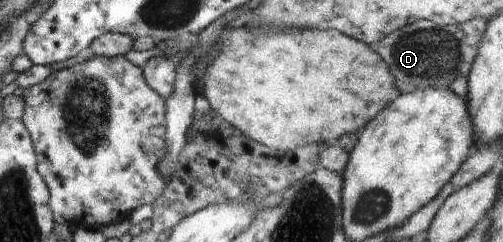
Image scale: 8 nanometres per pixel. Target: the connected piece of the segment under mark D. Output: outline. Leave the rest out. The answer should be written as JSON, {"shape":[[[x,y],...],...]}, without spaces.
{"shape":[[[473,18],[462,24],[442,27],[430,20],[416,20],[391,32],[372,46],[386,64],[400,93],[411,93],[418,88],[449,88],[453,80],[468,76],[472,70],[487,20]]]}

